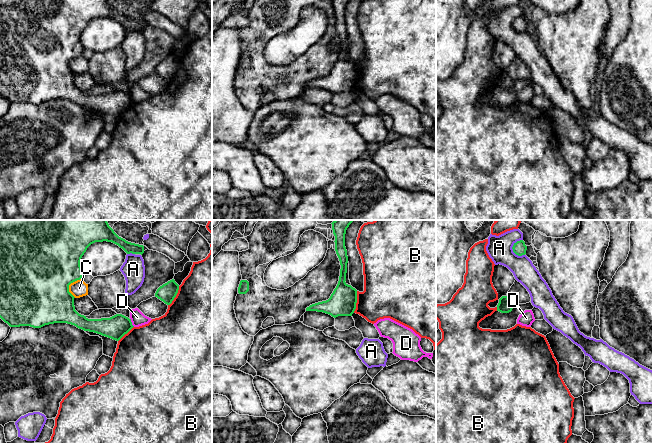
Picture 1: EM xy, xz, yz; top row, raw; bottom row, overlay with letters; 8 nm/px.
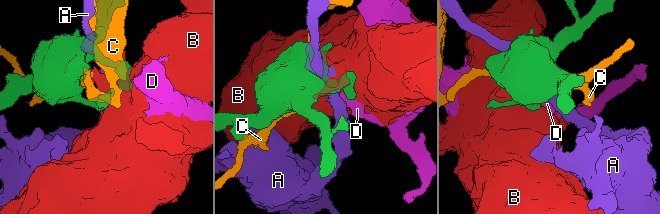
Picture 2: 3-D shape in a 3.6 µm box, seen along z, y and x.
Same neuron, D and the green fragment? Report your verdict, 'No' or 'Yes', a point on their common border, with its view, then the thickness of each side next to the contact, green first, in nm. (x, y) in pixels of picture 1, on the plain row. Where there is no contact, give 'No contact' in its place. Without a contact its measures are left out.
No. Touches green at xy (131, 98). Thickness 190 nm (green) against 110 nm

